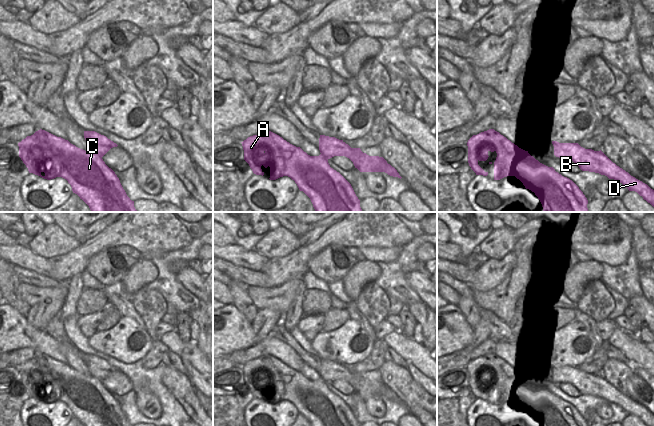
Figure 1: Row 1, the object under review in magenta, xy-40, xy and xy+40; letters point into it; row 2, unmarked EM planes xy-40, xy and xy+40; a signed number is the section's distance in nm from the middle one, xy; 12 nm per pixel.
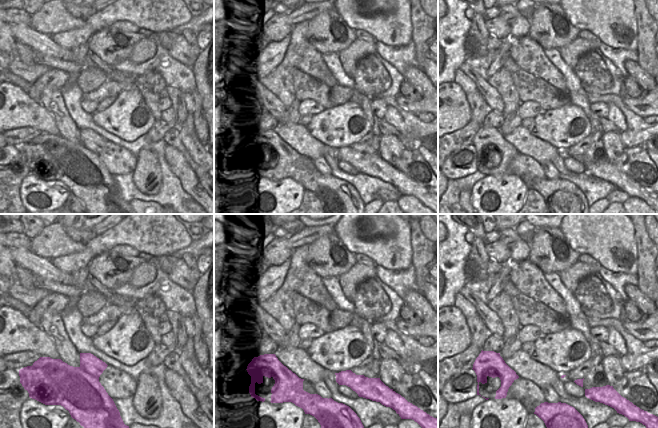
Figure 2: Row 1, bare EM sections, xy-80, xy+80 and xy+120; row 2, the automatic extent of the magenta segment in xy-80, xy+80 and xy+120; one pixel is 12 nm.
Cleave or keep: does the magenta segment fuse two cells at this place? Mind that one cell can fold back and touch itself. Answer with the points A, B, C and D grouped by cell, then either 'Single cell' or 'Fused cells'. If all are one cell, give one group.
Groups: A C / B D. Fused cells.

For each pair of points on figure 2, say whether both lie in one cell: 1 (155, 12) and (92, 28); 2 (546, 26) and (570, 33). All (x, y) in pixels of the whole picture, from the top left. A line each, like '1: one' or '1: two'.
1: one
2: one

